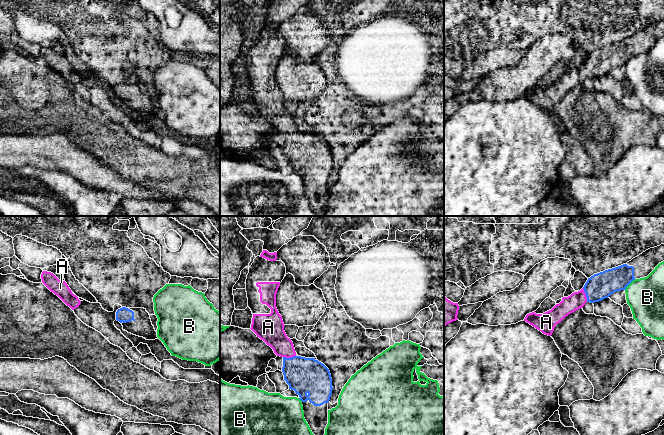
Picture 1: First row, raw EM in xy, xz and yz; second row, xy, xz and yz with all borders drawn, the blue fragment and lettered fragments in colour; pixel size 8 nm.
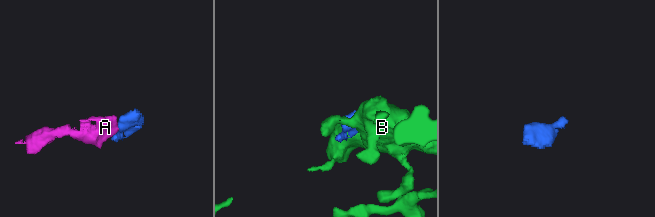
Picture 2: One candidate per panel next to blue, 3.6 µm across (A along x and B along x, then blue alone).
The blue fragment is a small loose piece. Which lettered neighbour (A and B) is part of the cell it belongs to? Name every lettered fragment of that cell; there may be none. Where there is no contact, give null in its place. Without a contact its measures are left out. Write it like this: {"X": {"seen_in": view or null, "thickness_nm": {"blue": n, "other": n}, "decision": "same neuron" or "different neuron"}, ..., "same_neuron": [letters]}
{"A": {"seen_in": "yz", "thickness_nm": {"blue": 200, "other": 140}, "decision": "same neuron"}, "B": {"seen_in": "yz", "thickness_nm": {"blue": 200, "other": 300}, "decision": "different neuron"}, "same_neuron": ["A"]}

